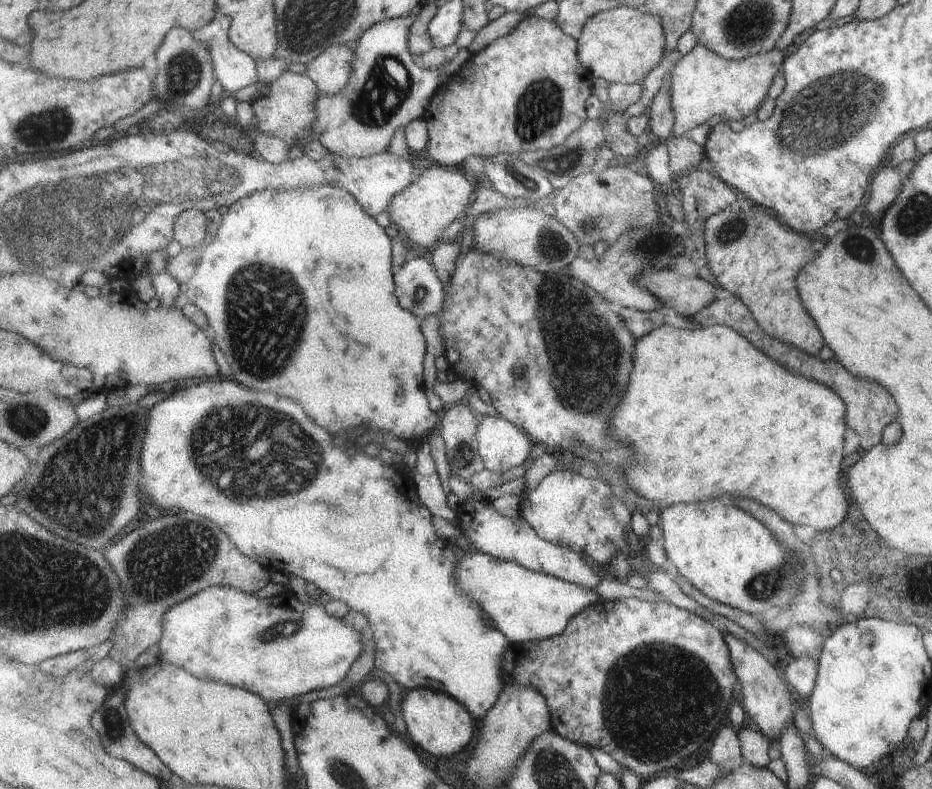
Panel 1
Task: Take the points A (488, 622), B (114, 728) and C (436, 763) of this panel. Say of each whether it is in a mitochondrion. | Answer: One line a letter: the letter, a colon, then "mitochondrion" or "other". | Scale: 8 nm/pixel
A: other
B: mitochondrion
C: other

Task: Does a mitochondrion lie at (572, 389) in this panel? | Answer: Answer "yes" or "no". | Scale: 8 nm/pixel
yes

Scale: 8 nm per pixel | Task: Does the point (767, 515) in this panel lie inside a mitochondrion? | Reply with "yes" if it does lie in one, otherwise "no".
no

